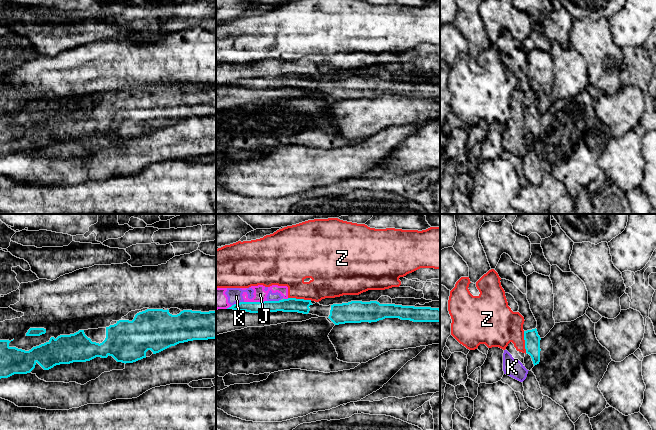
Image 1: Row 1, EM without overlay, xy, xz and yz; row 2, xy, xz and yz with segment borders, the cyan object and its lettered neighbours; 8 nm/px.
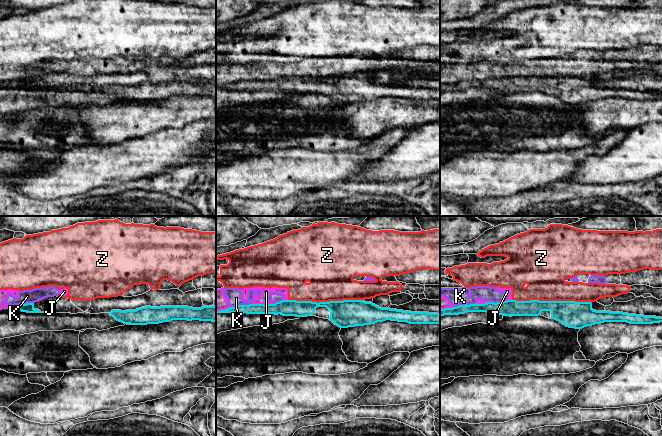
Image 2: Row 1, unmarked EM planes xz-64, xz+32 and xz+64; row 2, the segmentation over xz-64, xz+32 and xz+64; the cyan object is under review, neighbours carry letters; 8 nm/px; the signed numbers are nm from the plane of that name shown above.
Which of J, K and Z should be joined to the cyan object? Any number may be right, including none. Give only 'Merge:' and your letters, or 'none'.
Merge: none

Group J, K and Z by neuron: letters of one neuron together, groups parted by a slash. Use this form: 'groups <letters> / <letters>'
groups J K / Z

